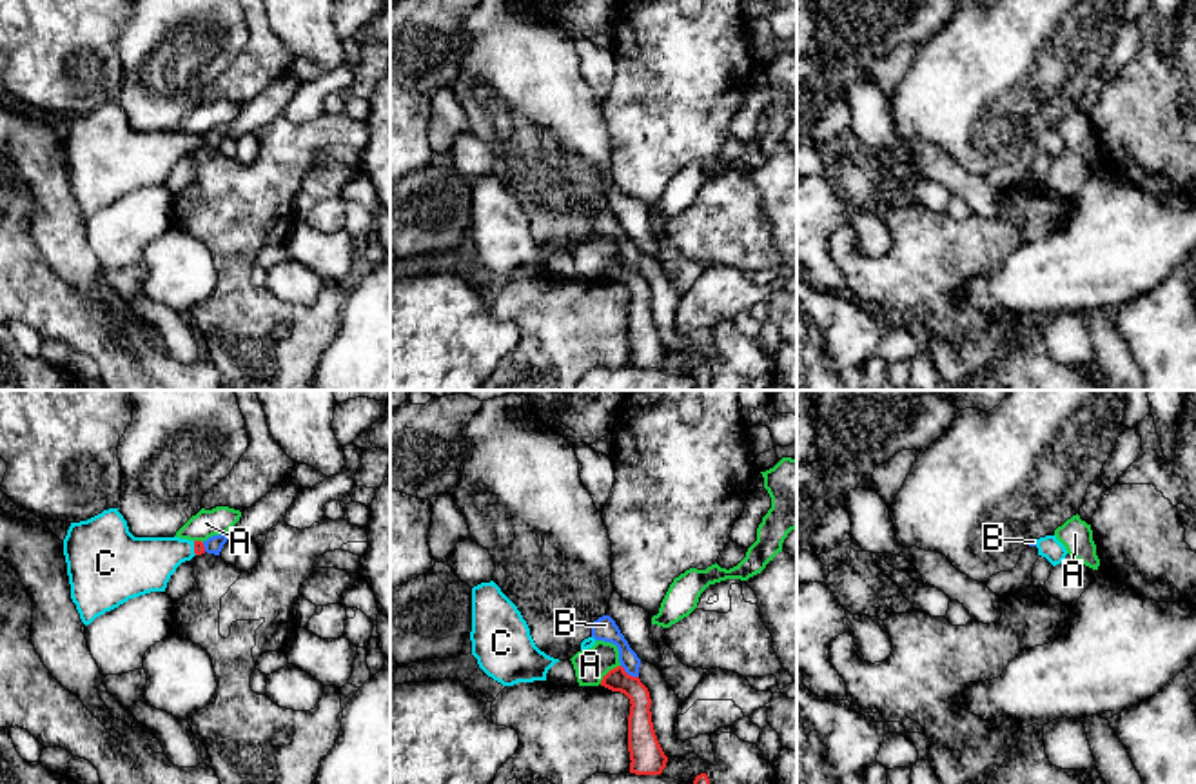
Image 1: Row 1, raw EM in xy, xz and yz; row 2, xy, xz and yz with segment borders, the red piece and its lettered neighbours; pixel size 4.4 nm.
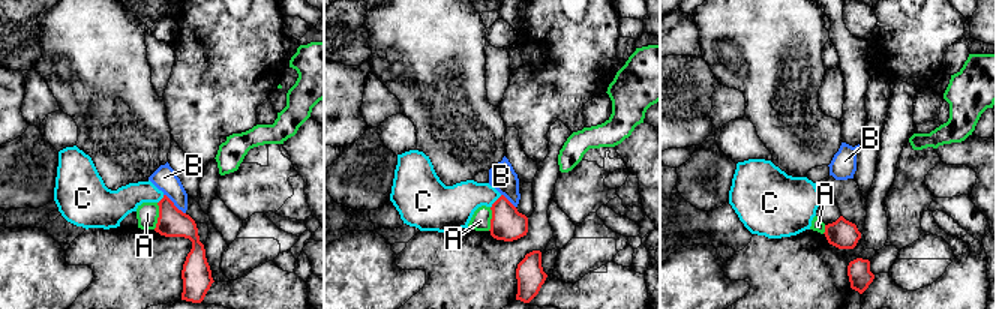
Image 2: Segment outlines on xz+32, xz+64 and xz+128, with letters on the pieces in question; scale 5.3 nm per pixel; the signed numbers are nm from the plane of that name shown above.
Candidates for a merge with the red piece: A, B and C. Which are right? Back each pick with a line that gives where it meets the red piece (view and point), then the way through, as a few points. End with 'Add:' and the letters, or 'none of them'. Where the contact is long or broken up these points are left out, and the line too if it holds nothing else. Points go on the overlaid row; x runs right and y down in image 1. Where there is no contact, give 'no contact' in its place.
C: meets red in xy at (195, 548); runs through xy (198, 547), (195, 548), (173, 550), (142, 565)
Add: C

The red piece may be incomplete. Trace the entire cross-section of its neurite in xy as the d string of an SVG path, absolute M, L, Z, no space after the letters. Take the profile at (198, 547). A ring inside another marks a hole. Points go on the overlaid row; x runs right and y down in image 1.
M118 508L71 523L64 539L71 599L85 626L129 599L165 592L176 568L201 554L201 541L134 537Z

